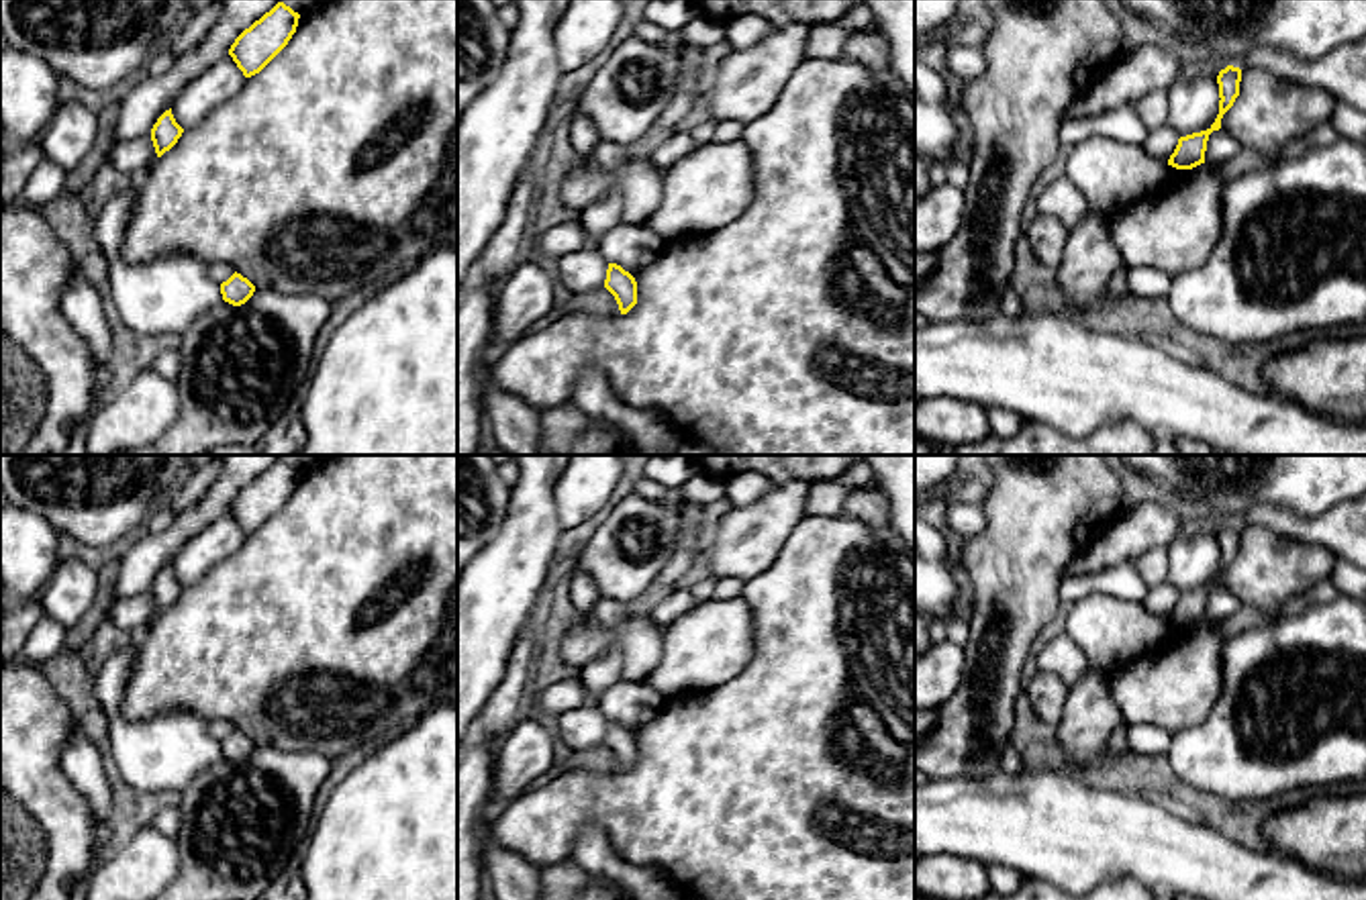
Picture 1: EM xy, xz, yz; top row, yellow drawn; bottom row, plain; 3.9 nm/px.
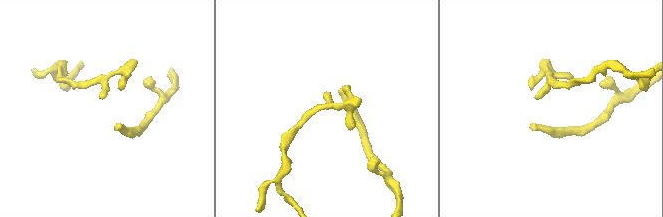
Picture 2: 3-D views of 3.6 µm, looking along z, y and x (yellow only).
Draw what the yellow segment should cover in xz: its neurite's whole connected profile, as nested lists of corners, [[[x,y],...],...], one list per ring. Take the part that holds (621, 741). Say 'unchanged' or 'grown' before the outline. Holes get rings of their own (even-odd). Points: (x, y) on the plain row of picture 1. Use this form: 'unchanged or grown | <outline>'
unchanged | [[[608,720],[604,745],[615,753],[621,771],[637,761],[637,739],[617,720]]]

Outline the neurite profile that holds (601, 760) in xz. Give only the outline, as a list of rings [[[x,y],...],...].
[[[594,747],[594,749],[572,749],[568,761],[564,763],[564,771],[570,769],[588,769],[592,773],[619,773],[619,761],[615,753],[606,747]]]

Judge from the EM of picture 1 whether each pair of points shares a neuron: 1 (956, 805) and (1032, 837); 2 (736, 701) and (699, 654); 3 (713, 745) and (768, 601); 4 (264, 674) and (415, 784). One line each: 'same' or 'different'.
1: same
2: different
3: same
4: different

